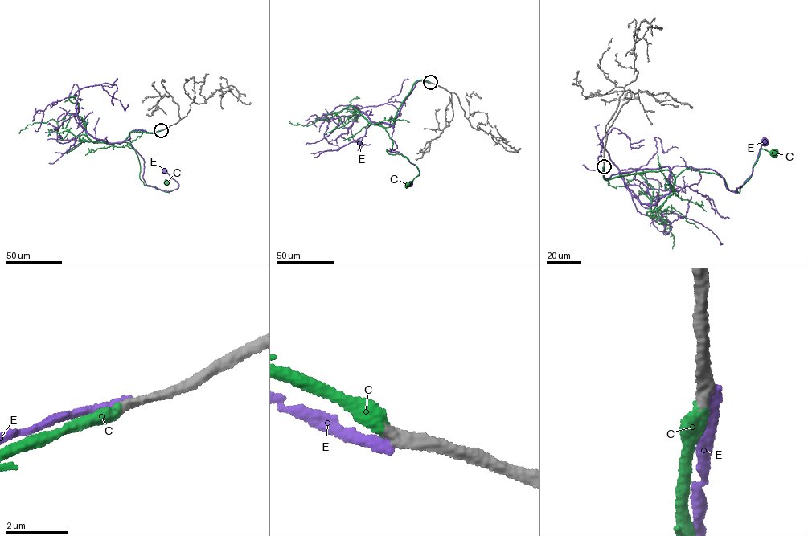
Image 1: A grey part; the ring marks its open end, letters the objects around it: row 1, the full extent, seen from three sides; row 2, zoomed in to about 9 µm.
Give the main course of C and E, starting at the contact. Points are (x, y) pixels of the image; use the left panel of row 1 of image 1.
C: (161, 130), (129, 132), (123, 142), (137, 155), (144, 184), (168, 192), (178, 188), (172, 178), (166, 183)
E: (162, 130), (133, 130), (129, 139), (143, 159), (148, 186), (176, 189), (178, 182), (165, 171)

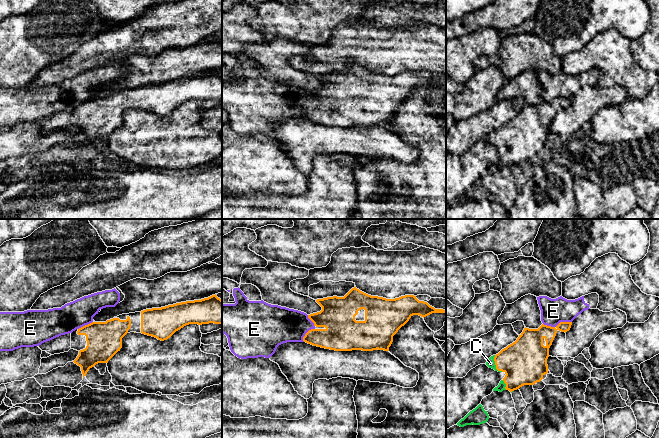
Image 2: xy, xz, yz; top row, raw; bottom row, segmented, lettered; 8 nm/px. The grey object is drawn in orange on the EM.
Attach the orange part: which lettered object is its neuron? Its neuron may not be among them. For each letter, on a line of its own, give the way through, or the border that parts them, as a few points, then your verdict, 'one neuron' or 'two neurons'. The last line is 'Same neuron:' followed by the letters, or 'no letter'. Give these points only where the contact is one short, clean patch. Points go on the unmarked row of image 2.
C: one neuron
E: border yz (571, 97), (560, 97), (555, 102), (543, 100); two neurons
Same neuron: C

